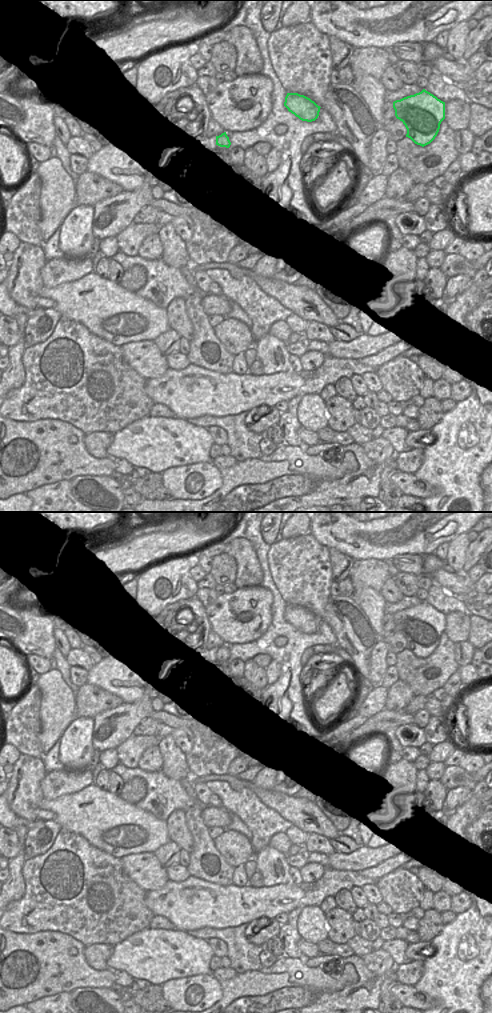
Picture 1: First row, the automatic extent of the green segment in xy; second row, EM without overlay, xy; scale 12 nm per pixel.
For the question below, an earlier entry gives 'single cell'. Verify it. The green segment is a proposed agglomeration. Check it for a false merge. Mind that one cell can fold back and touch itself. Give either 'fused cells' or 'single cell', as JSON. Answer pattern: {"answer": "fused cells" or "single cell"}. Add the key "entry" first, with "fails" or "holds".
{"entry": "holds", "answer": "single cell"}

